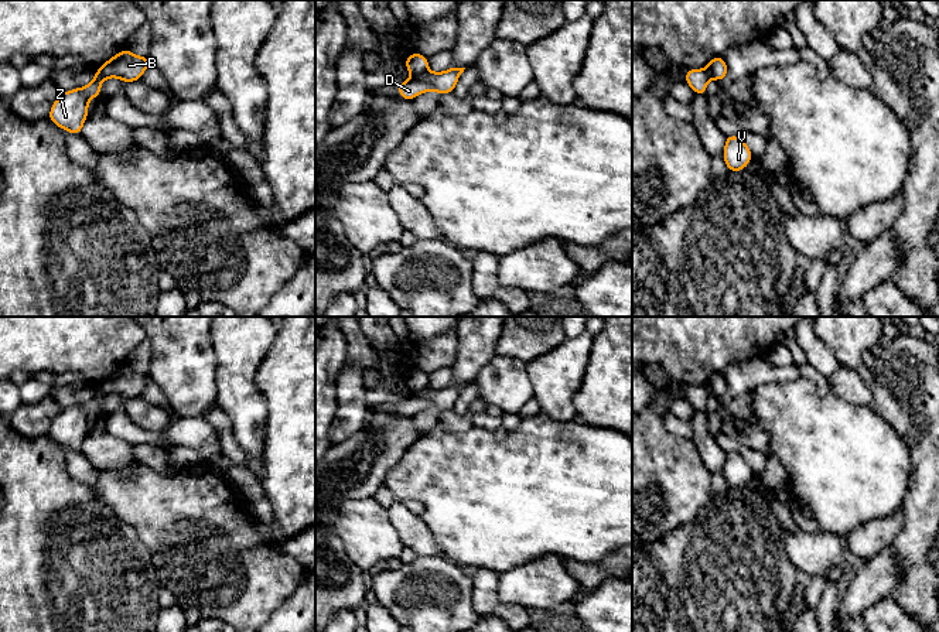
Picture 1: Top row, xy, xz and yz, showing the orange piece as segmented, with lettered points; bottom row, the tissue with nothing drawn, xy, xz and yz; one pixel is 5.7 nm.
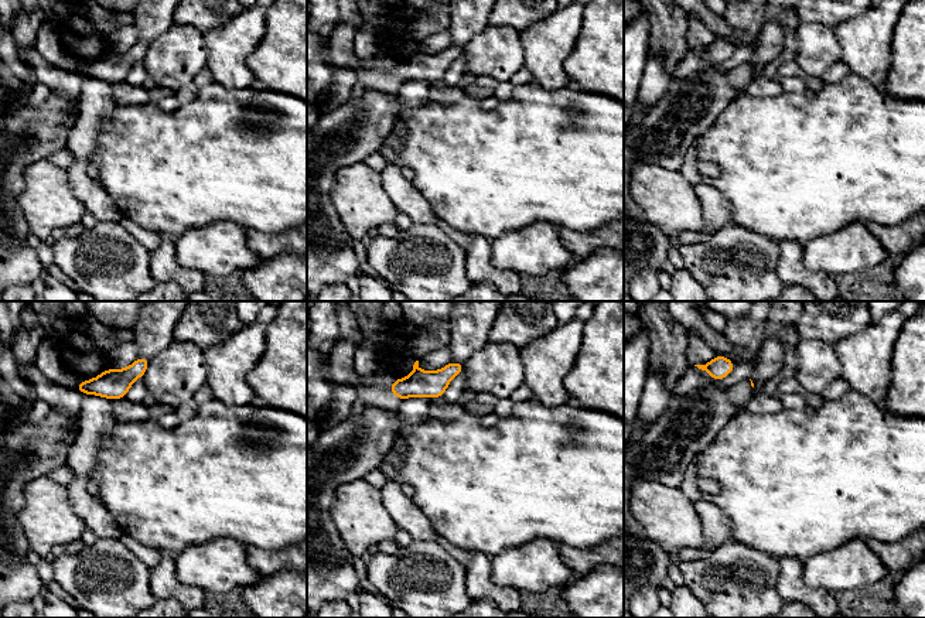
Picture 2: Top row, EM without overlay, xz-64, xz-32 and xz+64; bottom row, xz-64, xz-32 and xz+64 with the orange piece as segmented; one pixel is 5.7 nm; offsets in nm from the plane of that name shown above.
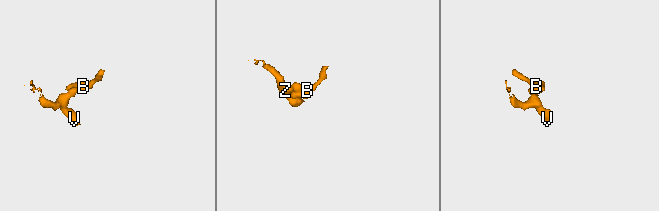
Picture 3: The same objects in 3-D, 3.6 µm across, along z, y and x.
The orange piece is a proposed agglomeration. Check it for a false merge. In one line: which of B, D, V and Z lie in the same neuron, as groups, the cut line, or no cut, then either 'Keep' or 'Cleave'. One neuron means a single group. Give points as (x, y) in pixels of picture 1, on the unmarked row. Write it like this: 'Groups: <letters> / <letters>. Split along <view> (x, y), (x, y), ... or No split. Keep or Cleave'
Groups: B D / V Z. Split along xz (426, 386), (413, 395). Cleave

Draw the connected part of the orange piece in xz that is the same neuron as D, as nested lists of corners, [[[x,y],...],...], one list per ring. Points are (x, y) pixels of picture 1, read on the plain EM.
[[[450,385],[444,389],[424,387],[406,399],[397,400],[397,409],[404,417],[413,417],[423,409],[438,409],[440,411],[453,410],[460,392],[465,385]]]

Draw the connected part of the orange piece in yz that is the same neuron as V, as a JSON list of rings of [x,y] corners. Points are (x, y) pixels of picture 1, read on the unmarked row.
[[[725,452],[723,475],[728,488],[740,489],[754,475],[751,467],[740,452]]]

